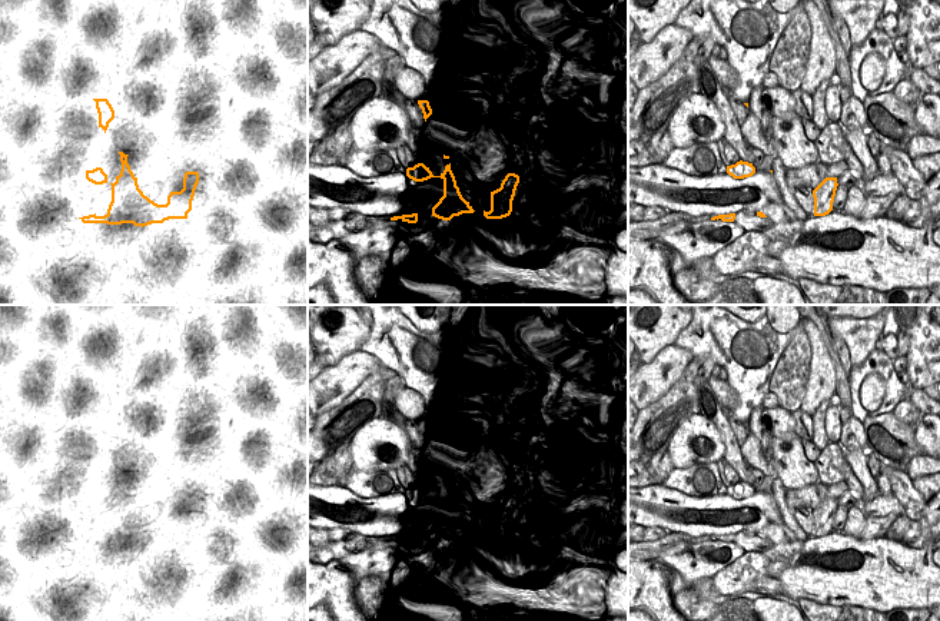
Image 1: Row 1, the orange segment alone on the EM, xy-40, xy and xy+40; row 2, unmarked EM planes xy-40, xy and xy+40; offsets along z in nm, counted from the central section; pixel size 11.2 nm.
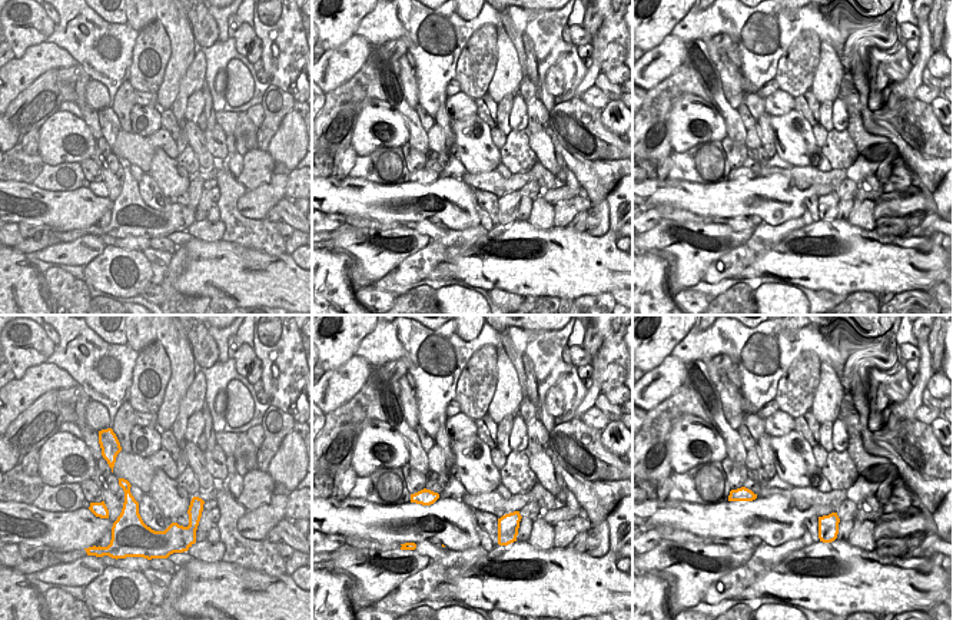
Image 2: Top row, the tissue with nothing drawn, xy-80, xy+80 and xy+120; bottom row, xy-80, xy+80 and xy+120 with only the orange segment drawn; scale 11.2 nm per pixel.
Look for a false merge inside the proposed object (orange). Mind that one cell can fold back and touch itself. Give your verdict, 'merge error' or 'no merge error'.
merge error

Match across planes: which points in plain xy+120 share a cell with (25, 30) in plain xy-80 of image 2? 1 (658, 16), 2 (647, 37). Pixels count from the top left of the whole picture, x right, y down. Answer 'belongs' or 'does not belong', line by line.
1: belongs
2: belongs

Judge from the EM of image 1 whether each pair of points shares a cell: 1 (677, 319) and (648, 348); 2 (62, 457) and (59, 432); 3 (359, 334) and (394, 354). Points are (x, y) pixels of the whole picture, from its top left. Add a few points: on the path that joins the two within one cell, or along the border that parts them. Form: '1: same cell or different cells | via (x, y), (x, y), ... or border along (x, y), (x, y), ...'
1: same cell | via (670, 326), (655, 341)
2: same cell | via (62, 451), (59, 438)
3: different cells | border along (371, 328), (368, 339), (359, 348)

